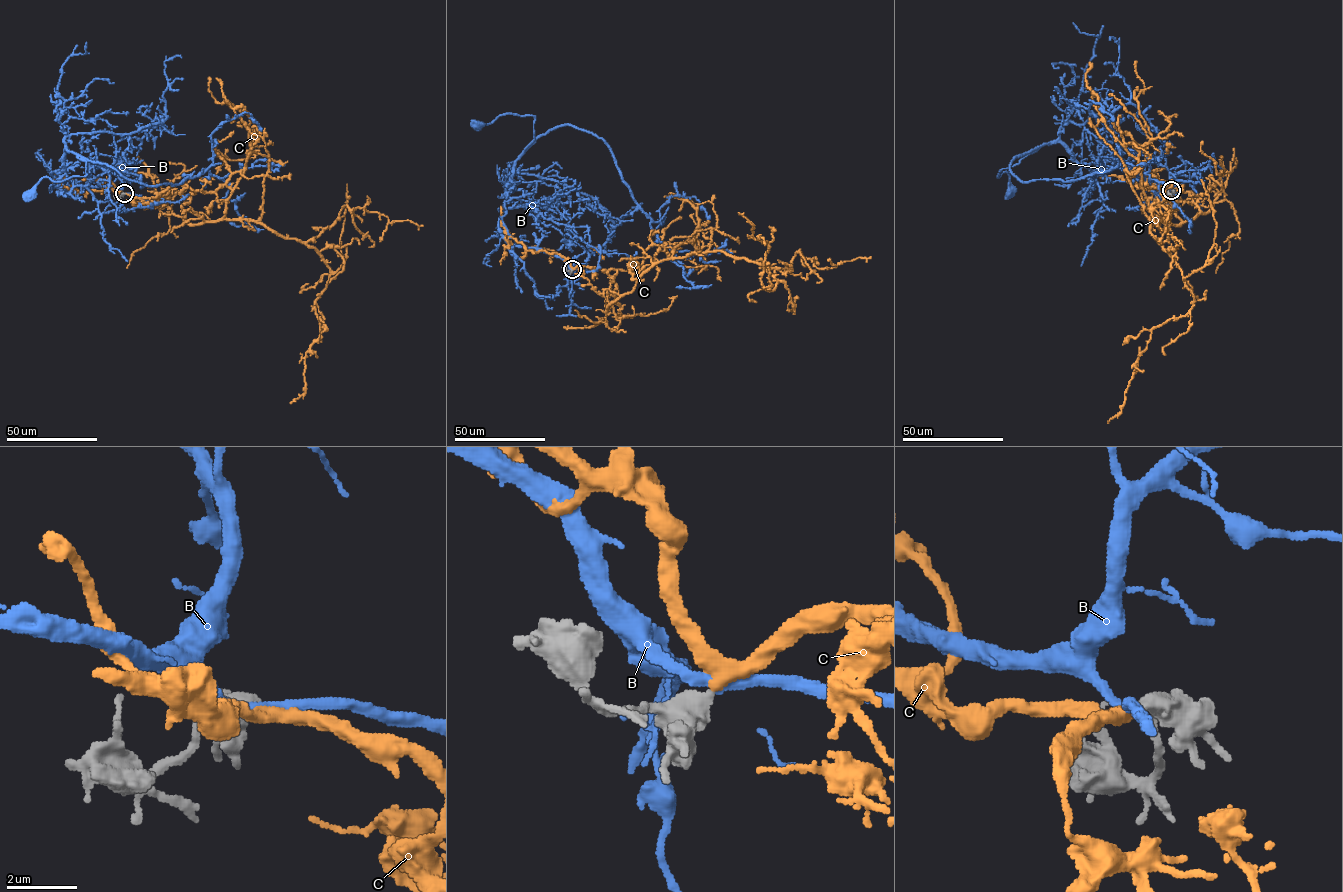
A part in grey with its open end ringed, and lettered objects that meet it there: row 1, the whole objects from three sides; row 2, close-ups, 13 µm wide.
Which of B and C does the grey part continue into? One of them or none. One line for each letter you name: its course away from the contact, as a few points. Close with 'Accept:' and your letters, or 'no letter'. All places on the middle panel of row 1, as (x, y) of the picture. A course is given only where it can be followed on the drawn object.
C: via (572, 270), (622, 296), (656, 263), (722, 251), (760, 264), (772, 290), (761, 279), (769, 246), (738, 212)
Accept: C

